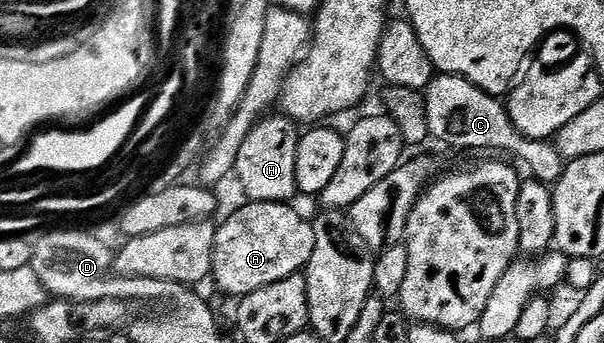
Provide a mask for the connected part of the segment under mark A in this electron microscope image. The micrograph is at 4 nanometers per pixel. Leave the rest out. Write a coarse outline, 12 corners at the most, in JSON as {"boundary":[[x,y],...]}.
{"boundary":[[287,202],[216,226],[210,278],[239,300],[299,274],[314,228]]}

